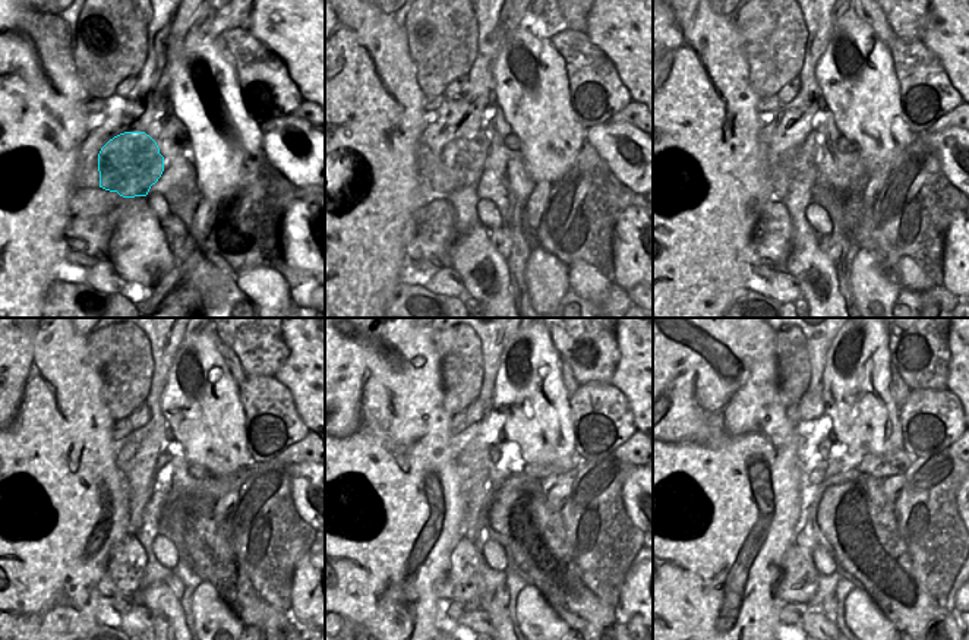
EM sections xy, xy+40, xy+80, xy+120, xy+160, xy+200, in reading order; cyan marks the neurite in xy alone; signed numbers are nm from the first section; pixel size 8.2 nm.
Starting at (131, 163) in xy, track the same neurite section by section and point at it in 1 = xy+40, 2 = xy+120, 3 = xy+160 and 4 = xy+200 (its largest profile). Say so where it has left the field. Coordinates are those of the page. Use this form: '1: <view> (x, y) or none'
1: xy+40 (461, 163)
2: xy+120 (164, 457)
3: xy+160 (495, 451)
4: xy+200 (824, 447)

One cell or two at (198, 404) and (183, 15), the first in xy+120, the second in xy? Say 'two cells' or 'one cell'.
two cells

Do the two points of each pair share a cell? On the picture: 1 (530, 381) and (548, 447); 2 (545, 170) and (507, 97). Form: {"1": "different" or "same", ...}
{"1": "same", "2": "same"}

